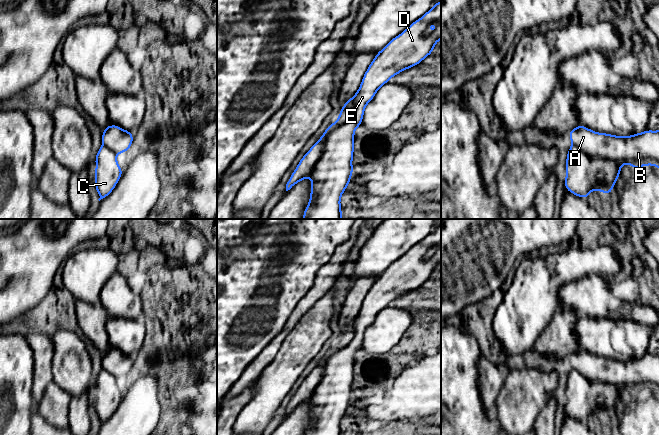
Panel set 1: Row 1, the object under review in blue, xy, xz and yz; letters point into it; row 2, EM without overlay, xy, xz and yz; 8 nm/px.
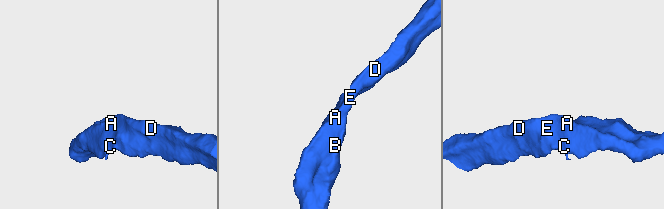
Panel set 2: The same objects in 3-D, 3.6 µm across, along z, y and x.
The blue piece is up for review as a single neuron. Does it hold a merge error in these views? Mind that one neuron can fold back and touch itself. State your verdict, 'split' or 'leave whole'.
split

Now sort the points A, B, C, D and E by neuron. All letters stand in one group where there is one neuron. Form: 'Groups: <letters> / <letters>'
Groups: A B D E / C

